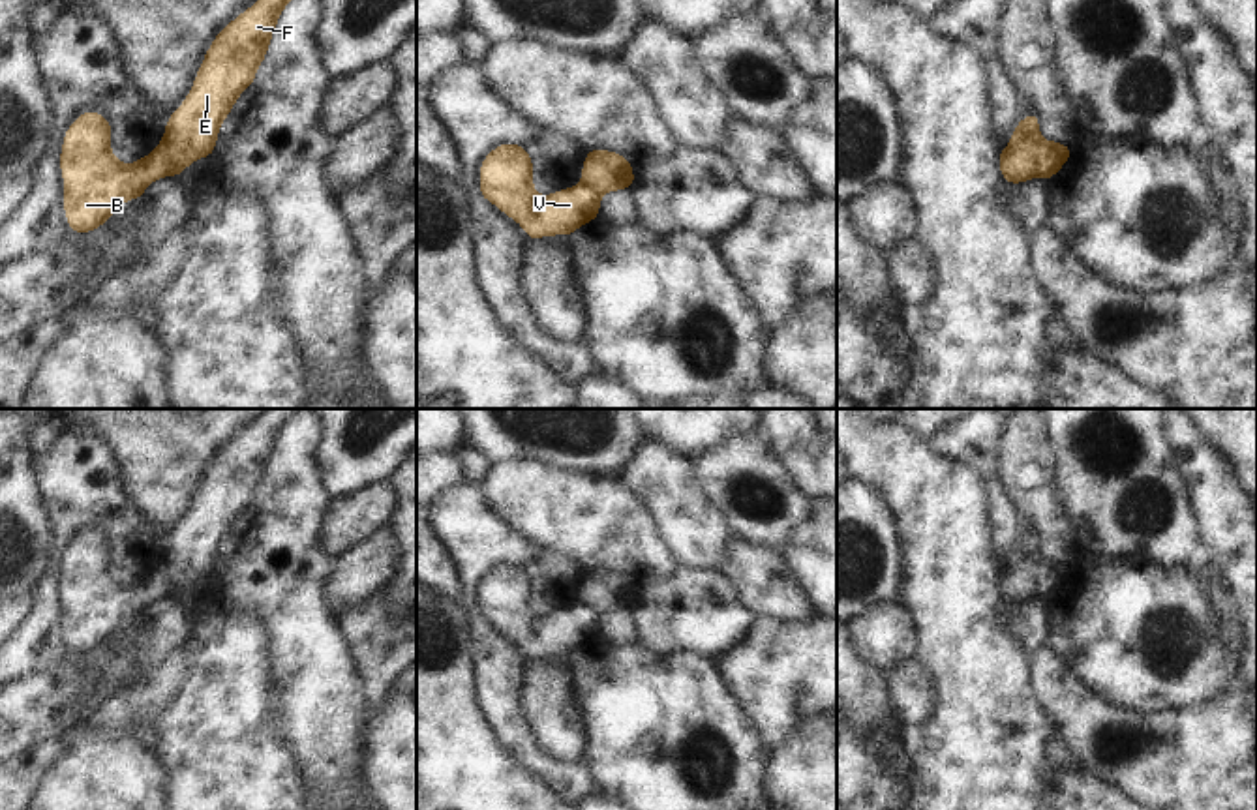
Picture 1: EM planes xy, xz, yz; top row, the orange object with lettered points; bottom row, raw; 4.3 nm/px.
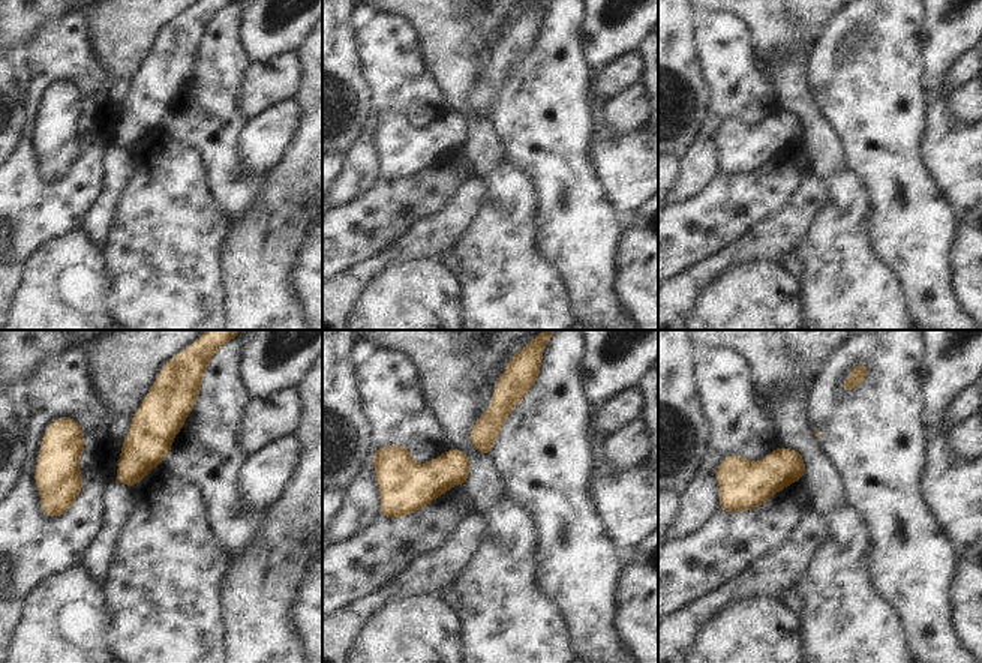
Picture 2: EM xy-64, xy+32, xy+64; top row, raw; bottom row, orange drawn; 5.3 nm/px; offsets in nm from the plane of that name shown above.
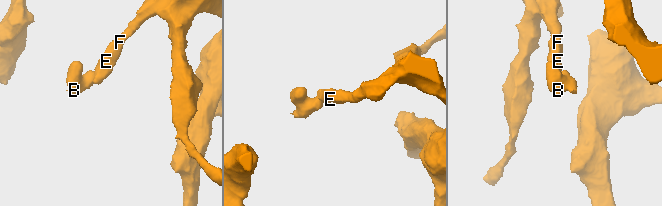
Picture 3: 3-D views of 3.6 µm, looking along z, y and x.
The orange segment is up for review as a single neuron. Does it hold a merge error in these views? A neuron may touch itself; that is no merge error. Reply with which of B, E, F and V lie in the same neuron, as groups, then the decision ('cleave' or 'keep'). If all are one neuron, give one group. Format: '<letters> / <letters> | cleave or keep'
B V / E F | cleave

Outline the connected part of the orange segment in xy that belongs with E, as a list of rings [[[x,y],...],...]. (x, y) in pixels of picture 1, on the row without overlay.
[[[270,409],[223,446],[208,467],[189,514],[169,536],[163,561],[173,568],[176,592],[214,574],[221,542],[255,501],[283,428],[304,409]]]

